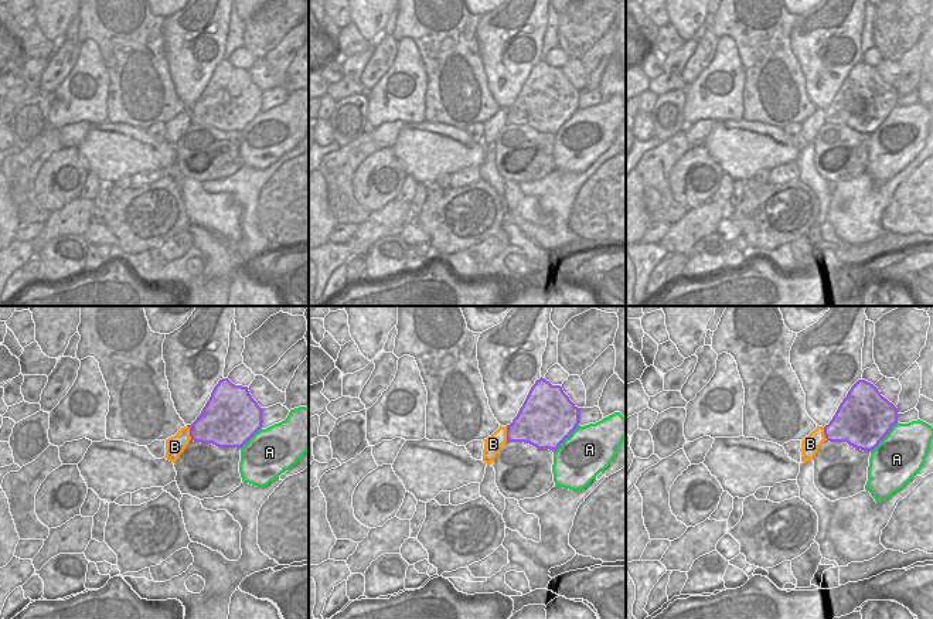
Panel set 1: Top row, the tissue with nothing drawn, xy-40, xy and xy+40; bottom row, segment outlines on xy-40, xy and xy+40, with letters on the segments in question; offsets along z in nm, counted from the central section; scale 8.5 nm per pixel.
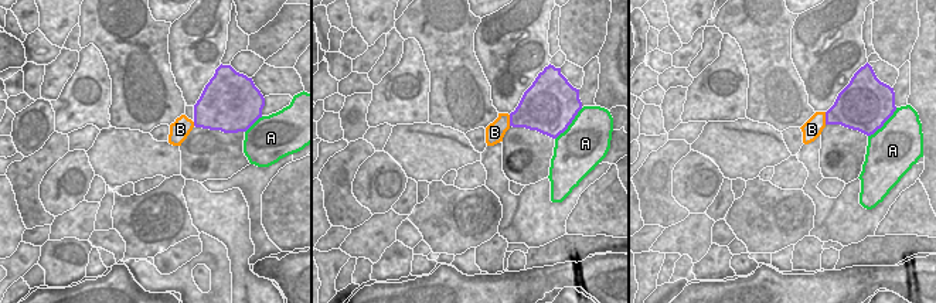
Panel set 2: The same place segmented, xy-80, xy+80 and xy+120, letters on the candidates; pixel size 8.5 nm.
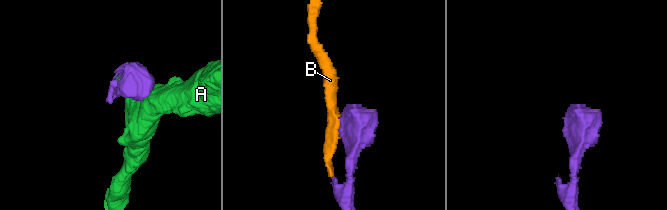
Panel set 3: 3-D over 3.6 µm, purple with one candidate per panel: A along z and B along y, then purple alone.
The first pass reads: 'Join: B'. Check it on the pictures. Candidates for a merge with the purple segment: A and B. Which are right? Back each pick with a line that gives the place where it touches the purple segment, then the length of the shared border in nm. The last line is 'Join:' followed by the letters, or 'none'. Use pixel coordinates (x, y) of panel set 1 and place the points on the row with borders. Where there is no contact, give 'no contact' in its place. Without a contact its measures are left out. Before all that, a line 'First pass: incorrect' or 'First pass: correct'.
First pass: correct
B: xy (507, 434) | 130 nm
Join: B

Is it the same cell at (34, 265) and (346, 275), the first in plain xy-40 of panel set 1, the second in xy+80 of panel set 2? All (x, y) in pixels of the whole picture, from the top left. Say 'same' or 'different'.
different

